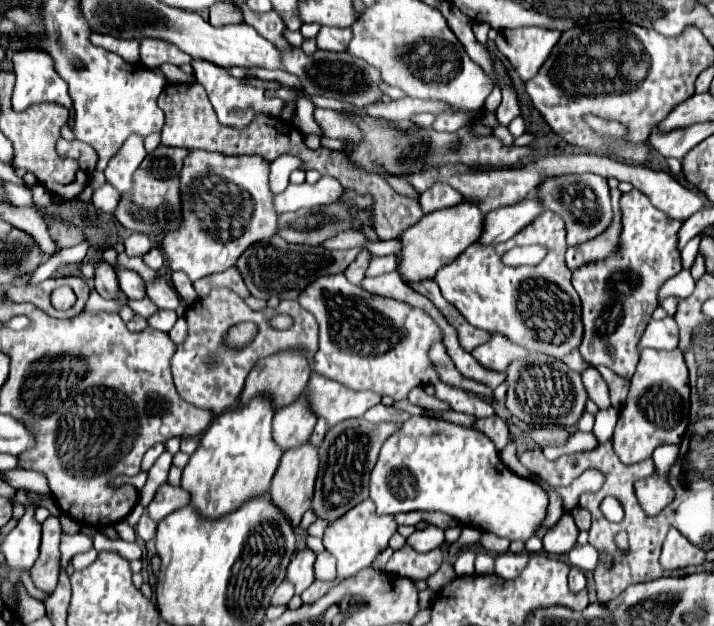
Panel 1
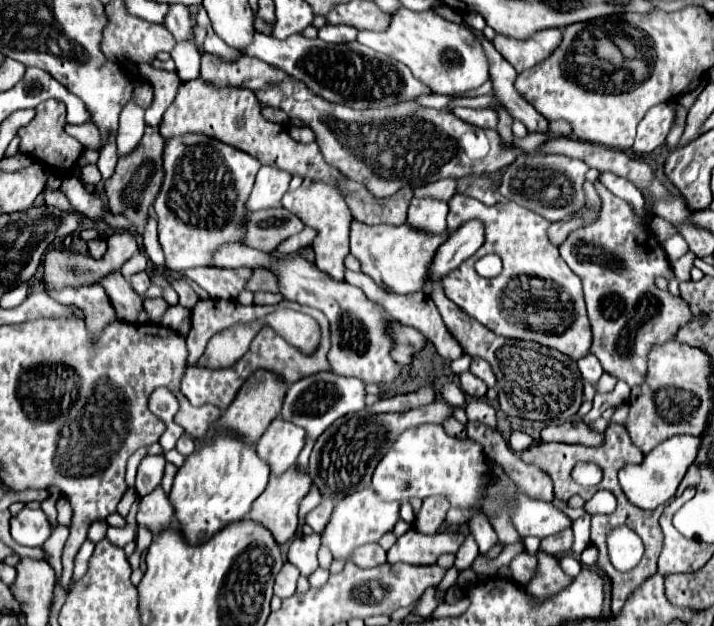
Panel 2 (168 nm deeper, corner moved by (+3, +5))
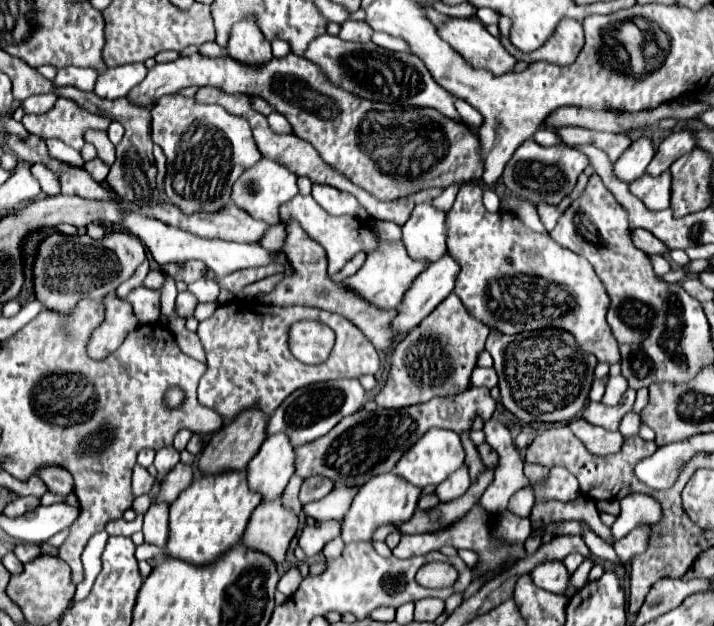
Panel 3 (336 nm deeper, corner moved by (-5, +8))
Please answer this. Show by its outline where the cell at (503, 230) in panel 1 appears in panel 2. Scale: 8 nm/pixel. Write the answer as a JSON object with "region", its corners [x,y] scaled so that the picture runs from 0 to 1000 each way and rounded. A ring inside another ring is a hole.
{"region":[[[658,350],[641,363],[616,401],[611,401],[611,420],[605,420],[605,446],[616,449],[616,439],[625,439],[650,414],[661,411],[681,385],[681,359],[672,350]]]}

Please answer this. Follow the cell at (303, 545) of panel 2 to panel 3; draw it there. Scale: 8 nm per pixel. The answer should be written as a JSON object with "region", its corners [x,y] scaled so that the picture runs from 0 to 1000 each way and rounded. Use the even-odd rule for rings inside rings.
{"region":[[[443,831],[437,840],[426,840],[417,863],[420,875],[431,882],[431,888],[451,882],[457,866],[476,856],[476,837],[476,831]]]}

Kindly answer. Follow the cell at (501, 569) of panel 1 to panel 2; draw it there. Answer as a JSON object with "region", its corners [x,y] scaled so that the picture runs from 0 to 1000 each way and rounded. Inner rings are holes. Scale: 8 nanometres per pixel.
{"region":[[[737,880],[734,883],[725,883],[717,896],[714,896],[714,919],[720,928],[725,928],[728,935],[737,935],[745,919],[748,919],[748,909],[751,909],[751,890],[748,887],[739,887]]]}

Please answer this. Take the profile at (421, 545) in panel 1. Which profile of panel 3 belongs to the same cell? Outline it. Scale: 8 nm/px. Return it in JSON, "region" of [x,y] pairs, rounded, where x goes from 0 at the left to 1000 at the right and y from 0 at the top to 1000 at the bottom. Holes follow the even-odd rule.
{"region":[[[647,741],[639,754],[633,754],[633,760],[627,760],[622,770],[613,773],[611,789],[616,796],[616,802],[630,802],[641,792],[647,792],[658,776],[658,757],[655,757],[655,744]]]}

